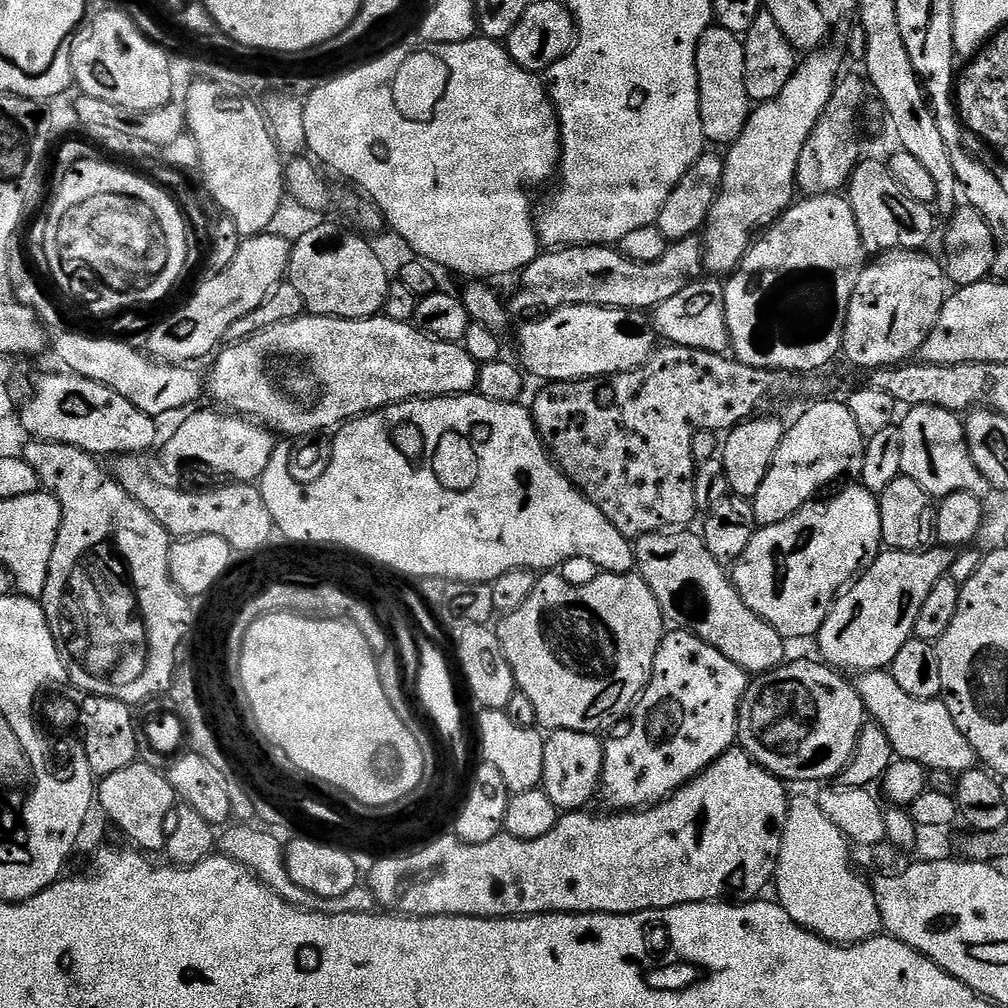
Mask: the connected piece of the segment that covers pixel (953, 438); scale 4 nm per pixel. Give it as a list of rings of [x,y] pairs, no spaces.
[[[938,406],[908,408],[905,413],[898,424],[903,475],[914,478],[914,482],[918,482],[918,486],[922,486],[922,490],[926,490],[933,498],[943,498],[959,492],[984,498],[993,491],[978,466],[974,466],[974,458],[970,458],[964,420],[957,413]]]

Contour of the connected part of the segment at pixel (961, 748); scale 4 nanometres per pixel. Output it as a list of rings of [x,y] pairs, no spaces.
[[[888,670],[859,673],[854,683],[856,693],[864,703],[865,713],[880,724],[882,730],[886,730],[886,738],[890,738],[890,746],[899,759],[918,762],[925,770],[944,770],[955,774],[977,767],[974,746],[970,746],[970,742],[966,742],[966,734],[954,726],[954,718],[950,718],[950,710],[943,699],[910,698],[910,694],[894,682]]]

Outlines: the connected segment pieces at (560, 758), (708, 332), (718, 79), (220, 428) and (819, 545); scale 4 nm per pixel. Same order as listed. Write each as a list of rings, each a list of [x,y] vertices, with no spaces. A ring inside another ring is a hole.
[[[578,730],[549,731],[544,741],[544,793],[557,810],[580,810],[591,796],[597,795],[604,769],[604,746],[599,735]]]
[[[702,278],[690,286],[682,290],[681,293],[676,294],[673,298],[667,299],[666,302],[660,303],[659,306],[653,309],[652,316],[654,316],[653,331],[667,343],[675,347],[690,348],[690,349],[704,349],[707,352],[714,352],[718,354],[725,353],[730,346],[729,330],[726,326],[725,320],[725,296],[724,287],[721,281],[716,282],[714,278]]]
[[[719,26],[708,28],[696,47],[696,69],[704,139],[709,145],[732,144],[742,134],[750,111],[743,39],[737,33]]]
[[[224,410],[215,411],[187,413],[189,416],[164,444],[165,466],[176,468],[179,464],[201,464],[214,475],[225,476],[225,481],[255,485],[266,466],[270,466],[270,458],[278,443],[277,437],[269,429],[245,417]]]
[[[853,482],[825,504],[816,503],[805,504],[793,516],[774,526],[757,527],[750,538],[750,546],[746,546],[746,550],[734,561],[730,572],[730,579],[736,585],[742,602],[746,602],[754,614],[774,626],[774,630],[789,641],[800,640],[803,636],[815,637],[819,633],[838,593],[865,565],[880,555],[884,543],[877,493],[866,490],[863,484]]]

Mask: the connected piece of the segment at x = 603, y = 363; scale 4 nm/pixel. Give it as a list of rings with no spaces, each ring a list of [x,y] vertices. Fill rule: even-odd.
[[[597,304],[555,308],[553,312],[533,319],[536,320],[533,324],[521,326],[519,363],[525,373],[533,372],[534,375],[541,376],[541,381],[544,382],[594,380],[601,376],[617,376],[619,372],[641,368],[651,358],[658,340],[648,328],[646,330],[638,321],[632,320],[632,316],[633,313],[627,308],[603,308]]]

